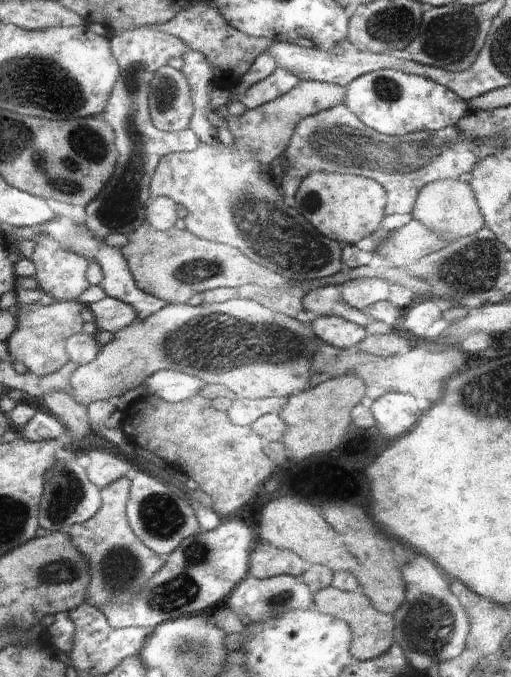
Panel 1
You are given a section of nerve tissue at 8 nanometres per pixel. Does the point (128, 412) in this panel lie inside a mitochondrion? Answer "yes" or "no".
no

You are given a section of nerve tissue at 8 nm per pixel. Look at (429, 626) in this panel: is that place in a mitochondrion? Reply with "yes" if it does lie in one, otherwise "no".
yes

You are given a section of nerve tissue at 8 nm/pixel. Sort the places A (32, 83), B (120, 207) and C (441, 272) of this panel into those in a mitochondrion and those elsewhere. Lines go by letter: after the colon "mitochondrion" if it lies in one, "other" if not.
A: mitochondrion
B: mitochondrion
C: mitochondrion

